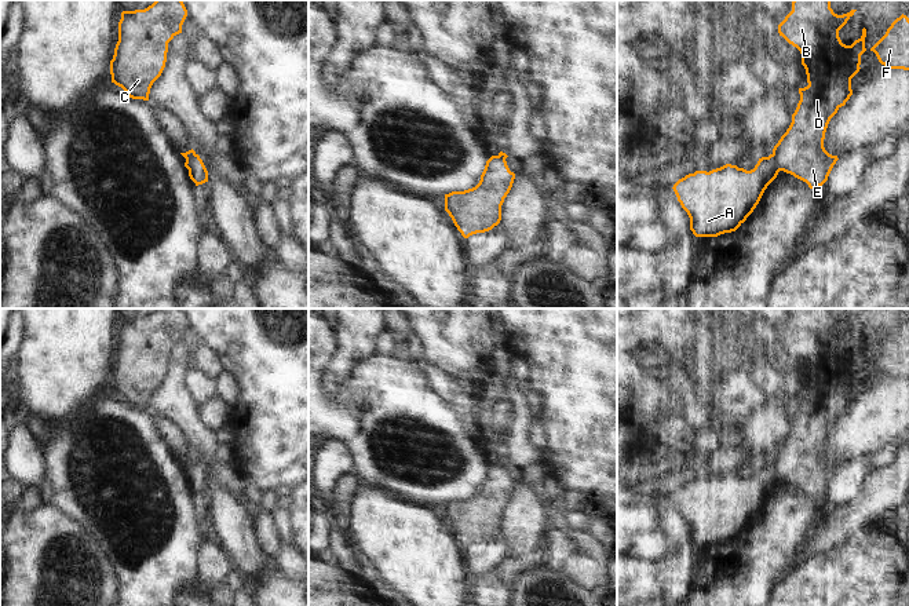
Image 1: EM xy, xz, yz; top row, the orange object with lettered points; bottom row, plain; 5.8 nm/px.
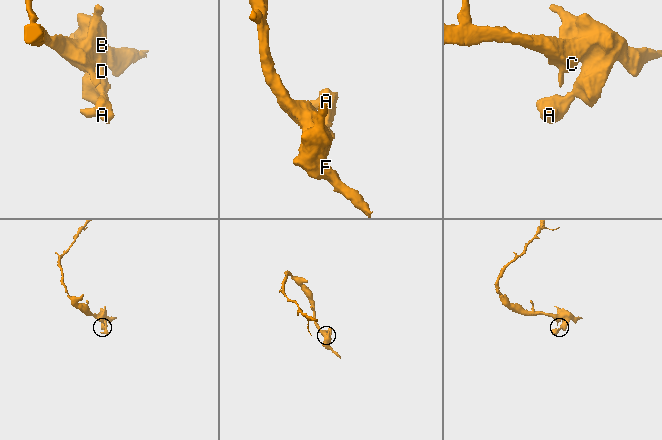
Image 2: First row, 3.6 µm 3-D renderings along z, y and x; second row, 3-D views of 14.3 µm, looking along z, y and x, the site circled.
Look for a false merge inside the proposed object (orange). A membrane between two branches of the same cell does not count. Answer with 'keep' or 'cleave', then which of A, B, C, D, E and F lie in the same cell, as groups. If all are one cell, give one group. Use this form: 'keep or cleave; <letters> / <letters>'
cleave; A / B C D E F

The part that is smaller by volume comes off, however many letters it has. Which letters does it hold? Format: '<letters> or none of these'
A.

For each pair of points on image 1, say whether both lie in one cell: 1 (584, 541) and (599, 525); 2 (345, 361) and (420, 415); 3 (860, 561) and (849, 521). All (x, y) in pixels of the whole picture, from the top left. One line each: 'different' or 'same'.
1: different
2: different
3: different

